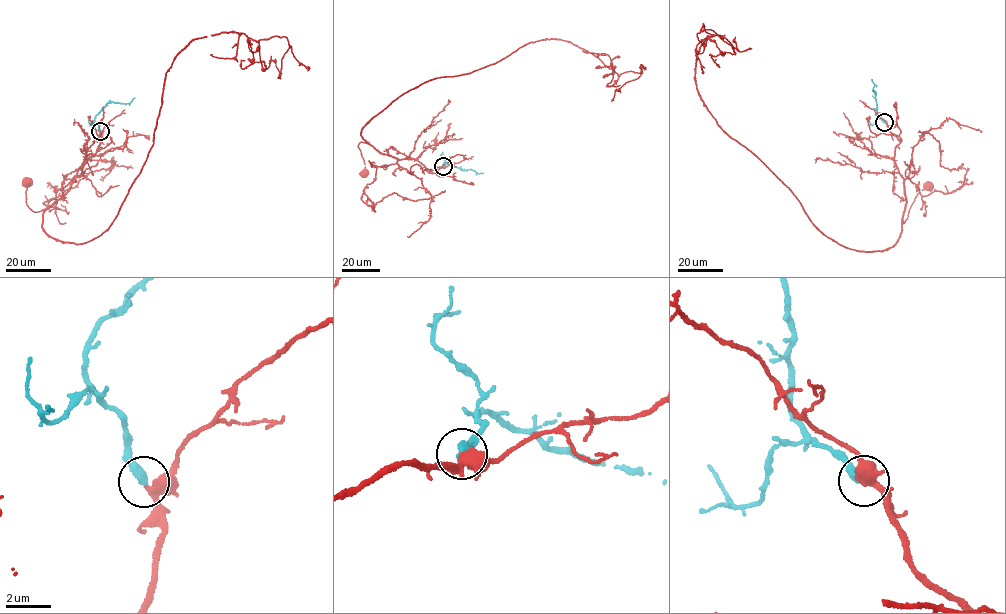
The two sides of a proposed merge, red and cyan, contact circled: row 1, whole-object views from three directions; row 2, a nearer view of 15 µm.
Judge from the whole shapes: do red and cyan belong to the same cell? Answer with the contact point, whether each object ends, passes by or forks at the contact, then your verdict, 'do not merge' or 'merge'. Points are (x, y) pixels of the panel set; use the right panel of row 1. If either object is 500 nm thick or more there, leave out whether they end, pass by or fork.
at (884, 122); red passes by; cyan ends there; merge

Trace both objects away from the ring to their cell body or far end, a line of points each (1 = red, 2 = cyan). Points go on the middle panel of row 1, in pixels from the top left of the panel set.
1: (443, 166), (428, 171), (413, 159), (383, 154), (360, 142), (358, 146), (365, 167), (363, 173)
2: (443, 166), (445, 162), (461, 169), (483, 173)

